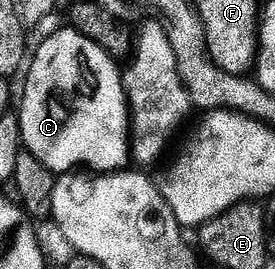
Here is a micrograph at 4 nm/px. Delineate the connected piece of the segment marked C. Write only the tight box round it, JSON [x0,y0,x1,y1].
[18,27,130,175]

